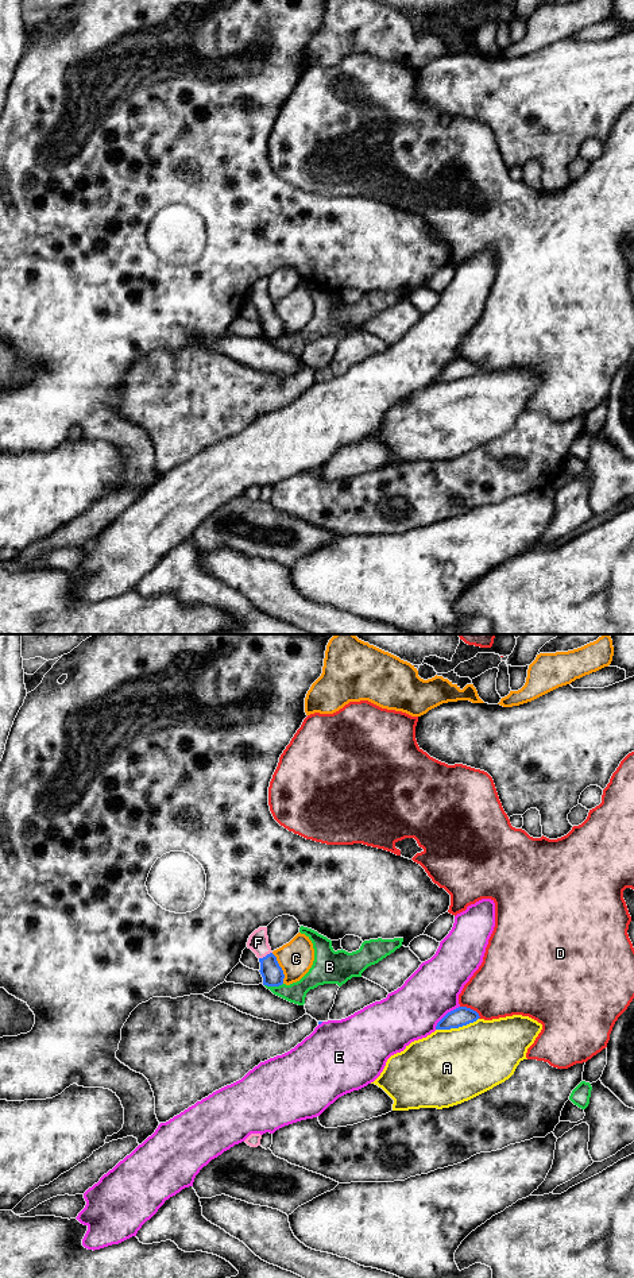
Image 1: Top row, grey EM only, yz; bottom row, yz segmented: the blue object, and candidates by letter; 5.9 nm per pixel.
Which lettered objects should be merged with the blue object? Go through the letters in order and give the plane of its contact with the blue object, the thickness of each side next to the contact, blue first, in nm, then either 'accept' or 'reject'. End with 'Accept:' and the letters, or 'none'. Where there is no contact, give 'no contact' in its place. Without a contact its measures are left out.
A: meets blue in yz; 120 nm thick on the blue side, 440 nm on the other; reject
B: meets blue in yz; 130 nm thick on the blue side, 120 nm on the other; reject
C: meets blue in yz; 130 nm thick on the blue side, 200 nm on the other; reject
D: meets blue in yz; 120 nm thick on the blue side, 360 nm on the other; reject
E: meets blue in yz; 120 nm thick on the blue side, 320 nm on the other; reject
F: meets blue in yz; 130 nm thick on the blue side, 120 nm on the other; accept
Accept: F

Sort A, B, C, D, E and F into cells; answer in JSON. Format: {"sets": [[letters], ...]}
{"sets": [["A"], ["B"], ["C"], ["D"], ["E"], ["F"]]}

